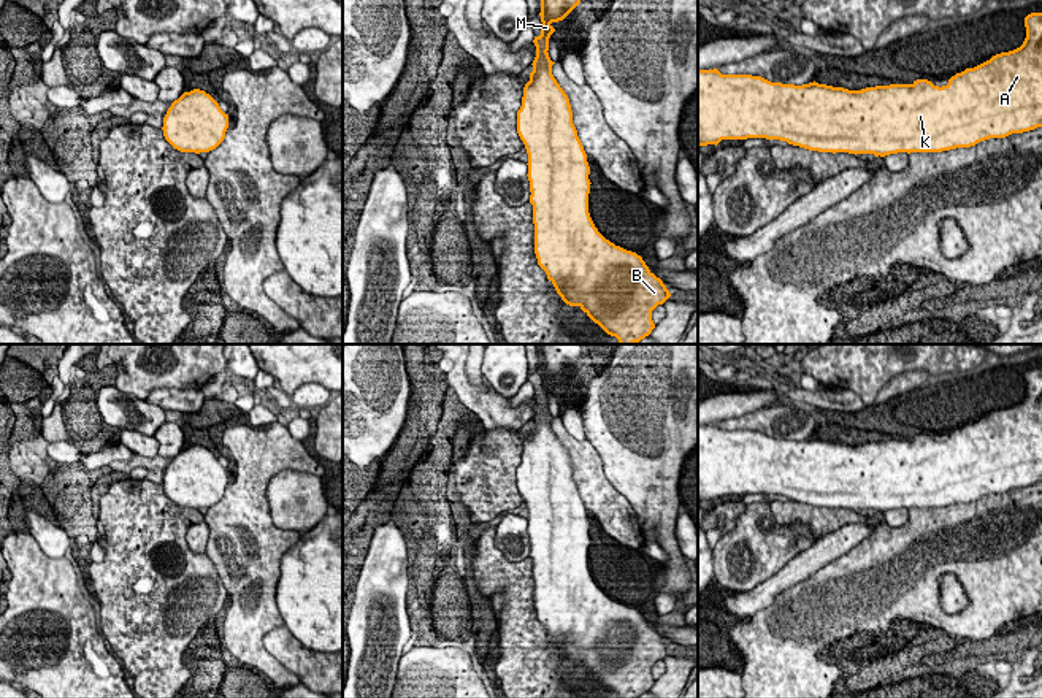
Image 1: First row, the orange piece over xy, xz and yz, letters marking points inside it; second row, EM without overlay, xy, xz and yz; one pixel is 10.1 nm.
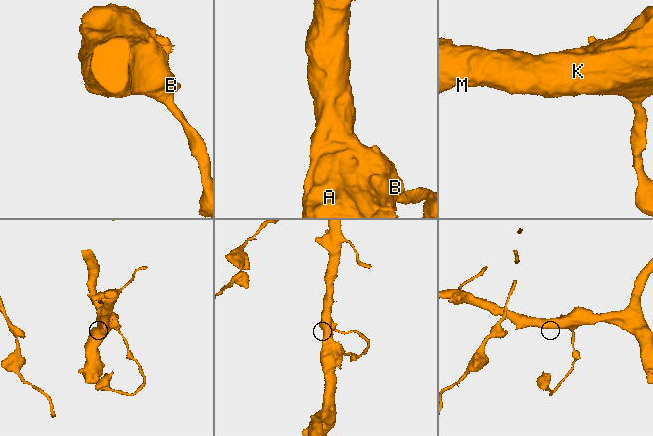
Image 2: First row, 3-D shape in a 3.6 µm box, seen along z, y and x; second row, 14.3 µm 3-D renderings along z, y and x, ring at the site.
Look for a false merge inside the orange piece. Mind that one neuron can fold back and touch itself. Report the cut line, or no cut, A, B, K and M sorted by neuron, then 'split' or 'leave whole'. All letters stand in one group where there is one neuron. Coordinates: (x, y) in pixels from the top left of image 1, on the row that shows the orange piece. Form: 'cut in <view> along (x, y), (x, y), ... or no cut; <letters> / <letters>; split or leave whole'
no cut; A B K M; leave whole

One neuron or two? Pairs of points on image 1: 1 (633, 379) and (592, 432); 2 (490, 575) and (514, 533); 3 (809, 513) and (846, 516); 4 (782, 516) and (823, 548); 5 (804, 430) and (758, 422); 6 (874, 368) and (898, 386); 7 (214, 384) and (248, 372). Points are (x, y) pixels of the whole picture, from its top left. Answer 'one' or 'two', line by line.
1: one
2: two
3: one
4: two
5: one
6: two
7: one

